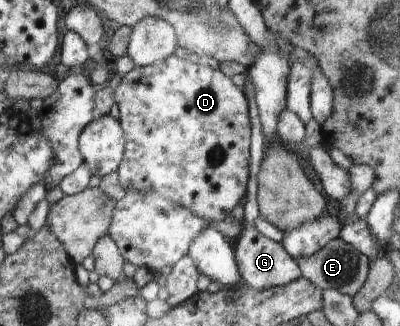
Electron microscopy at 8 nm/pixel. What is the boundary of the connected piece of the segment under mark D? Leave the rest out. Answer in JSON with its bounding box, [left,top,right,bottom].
[113,54,251,225]

